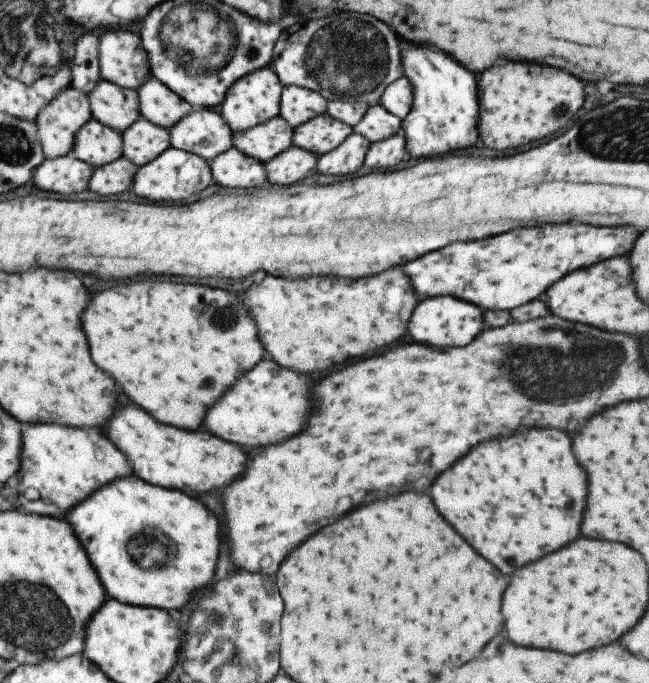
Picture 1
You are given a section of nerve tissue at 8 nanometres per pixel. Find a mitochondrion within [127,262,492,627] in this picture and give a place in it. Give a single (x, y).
(225, 318)

